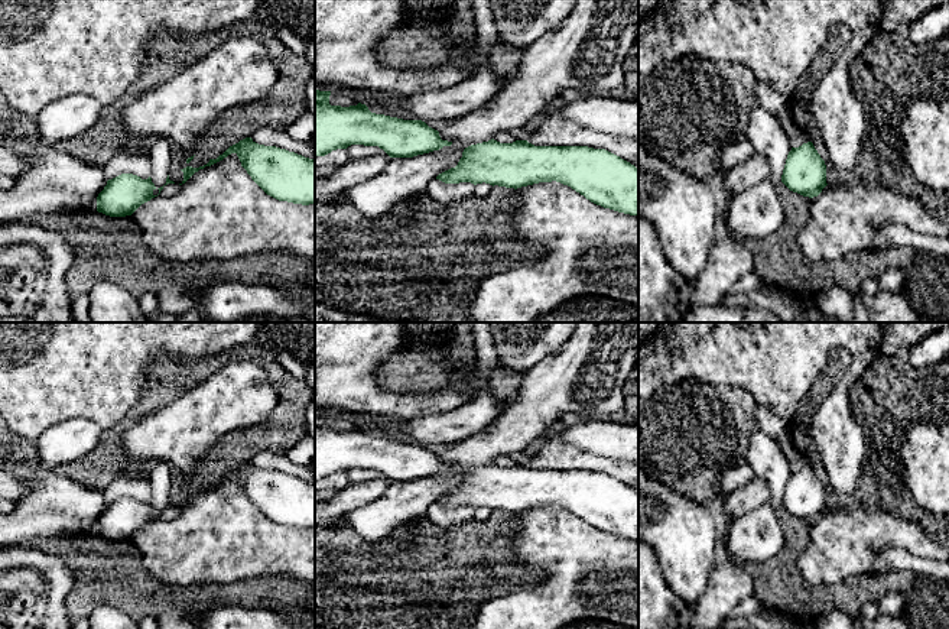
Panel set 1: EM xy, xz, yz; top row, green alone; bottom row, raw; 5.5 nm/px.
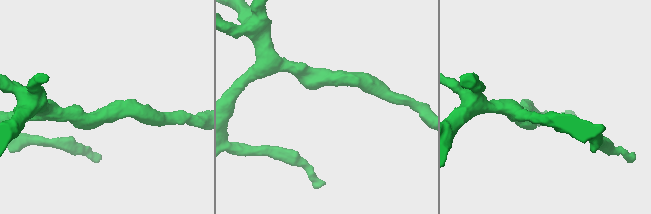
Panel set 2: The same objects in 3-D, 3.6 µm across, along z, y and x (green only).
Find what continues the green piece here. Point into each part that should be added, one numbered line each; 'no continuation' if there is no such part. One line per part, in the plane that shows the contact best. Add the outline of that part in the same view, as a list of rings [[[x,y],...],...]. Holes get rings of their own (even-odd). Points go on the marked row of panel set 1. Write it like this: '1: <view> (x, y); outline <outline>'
no continuation

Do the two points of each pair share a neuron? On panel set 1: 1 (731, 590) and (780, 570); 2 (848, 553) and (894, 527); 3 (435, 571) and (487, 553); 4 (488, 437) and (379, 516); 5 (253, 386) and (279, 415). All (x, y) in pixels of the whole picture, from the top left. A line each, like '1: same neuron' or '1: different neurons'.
1: different neurons
2: same neuron
3: same neuron
4: same neuron
5: different neurons

